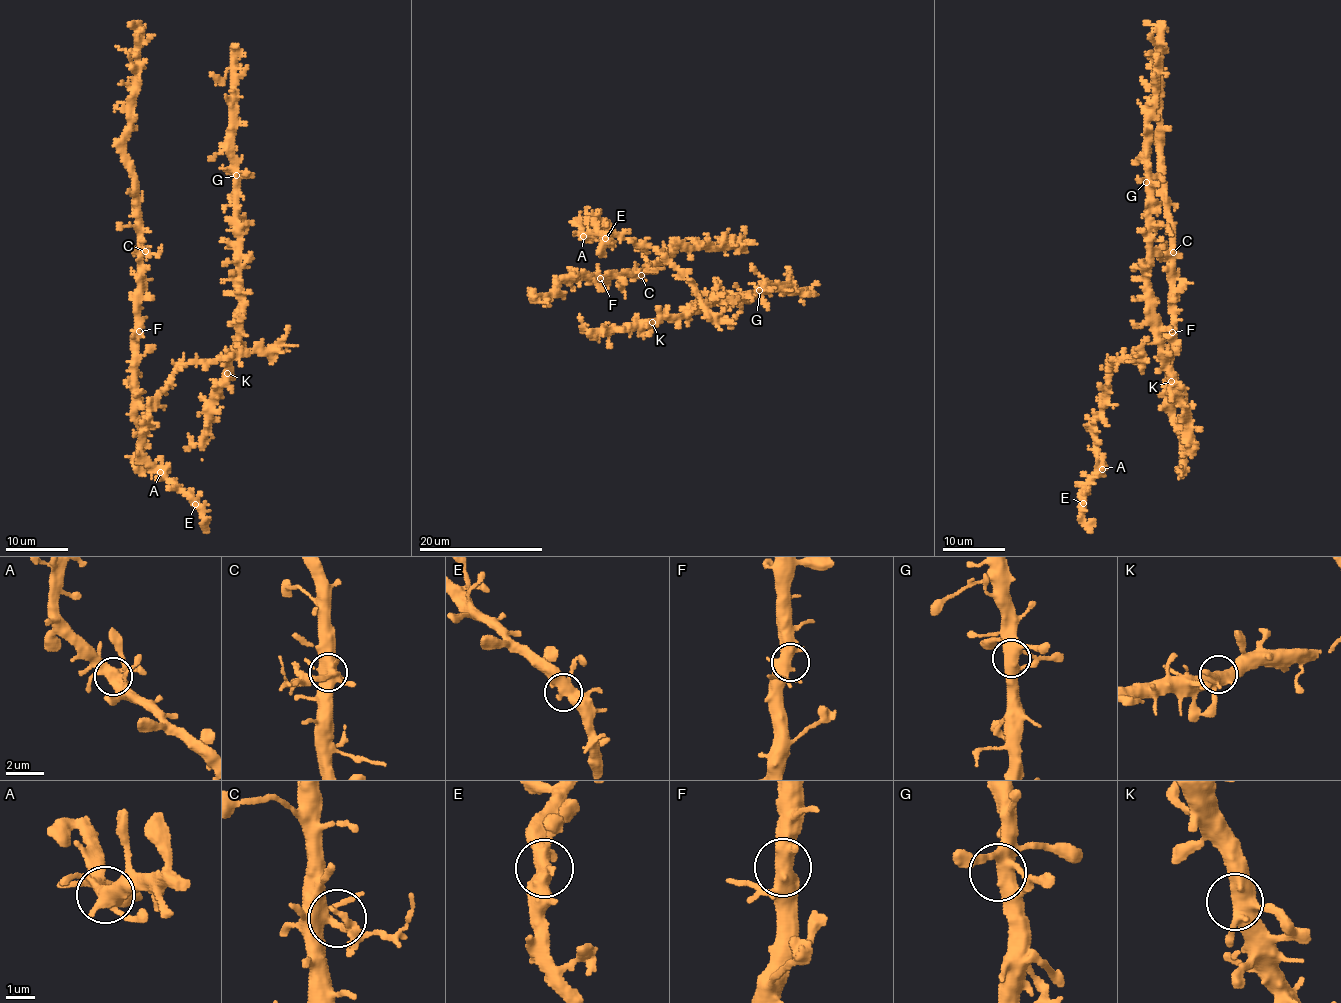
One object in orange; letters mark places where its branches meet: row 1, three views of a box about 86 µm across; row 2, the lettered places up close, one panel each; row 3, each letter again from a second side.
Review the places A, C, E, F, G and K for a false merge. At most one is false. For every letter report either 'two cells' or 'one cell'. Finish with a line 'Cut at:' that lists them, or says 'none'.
A: one cell
C: one cell
E: one cell
F: one cell
G: one cell
K: one cell
Cut at: none

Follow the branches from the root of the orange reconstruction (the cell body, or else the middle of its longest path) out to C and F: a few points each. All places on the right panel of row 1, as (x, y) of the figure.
C: (1181, 474), (1178, 473), (1183, 471), (1182, 427), (1173, 417), (1170, 400), (1173, 252)
F: (1181, 474), (1178, 473), (1183, 471), (1182, 427), (1173, 417), (1170, 400), (1172, 332)

